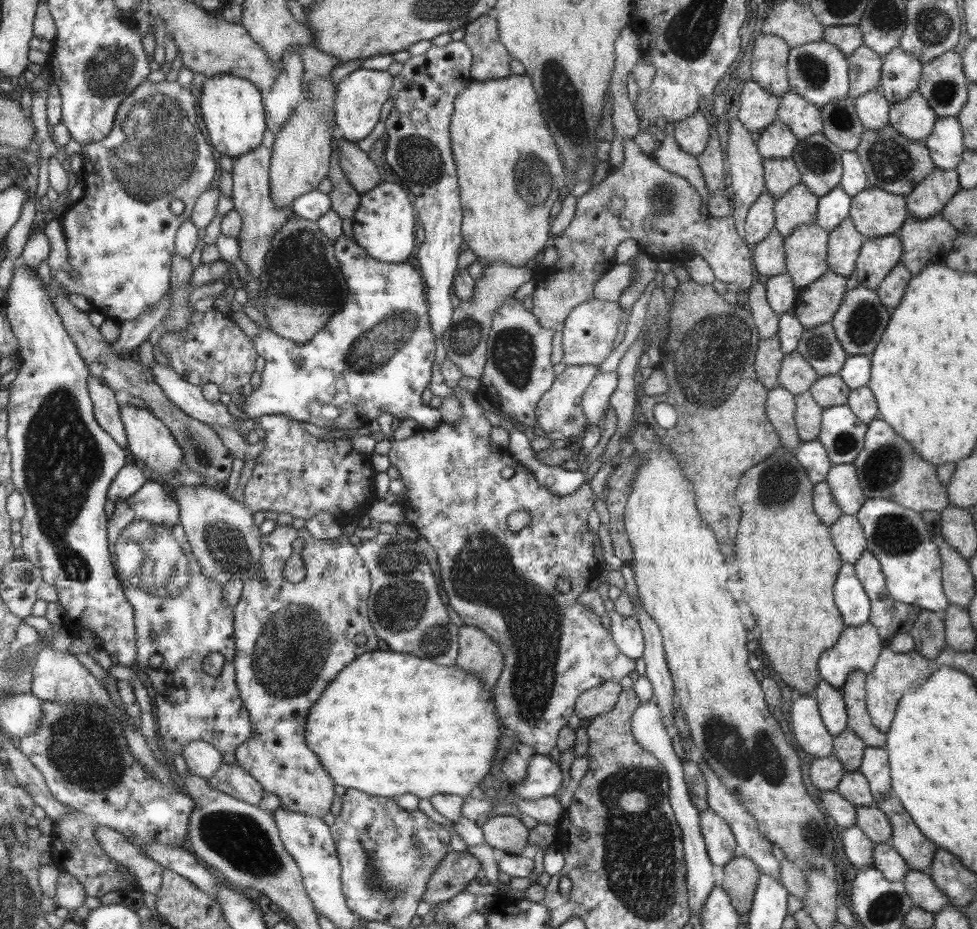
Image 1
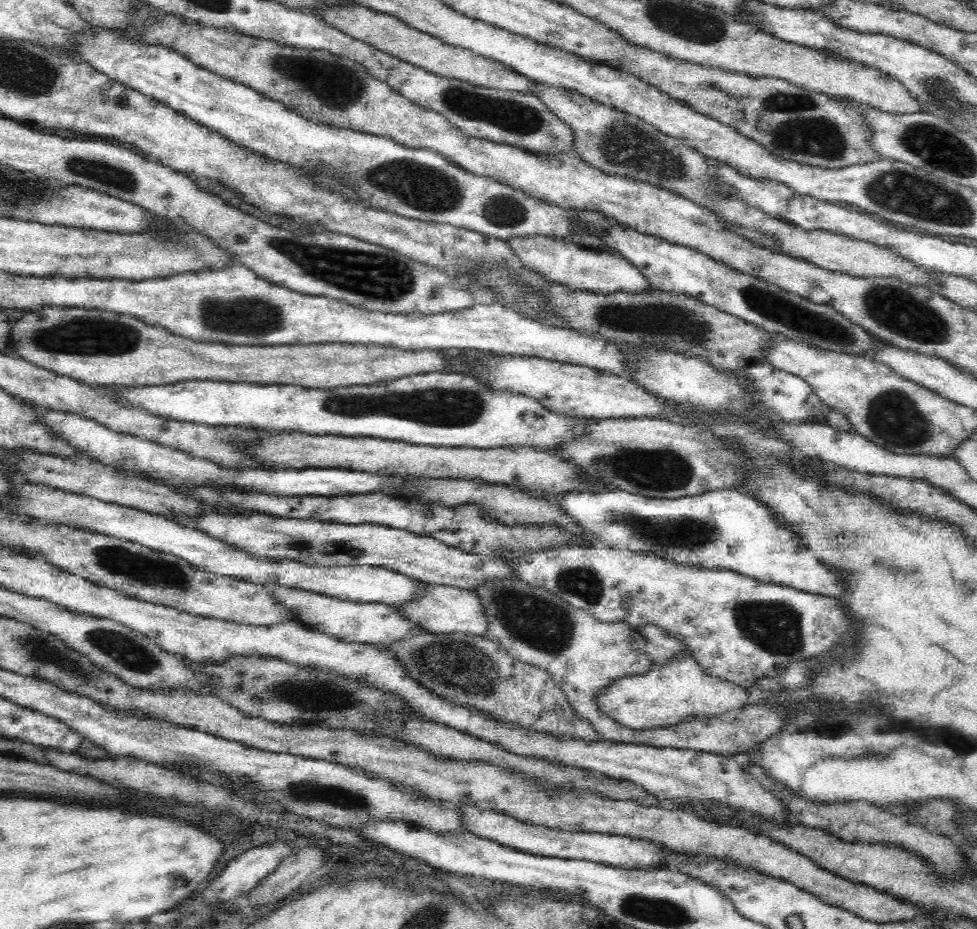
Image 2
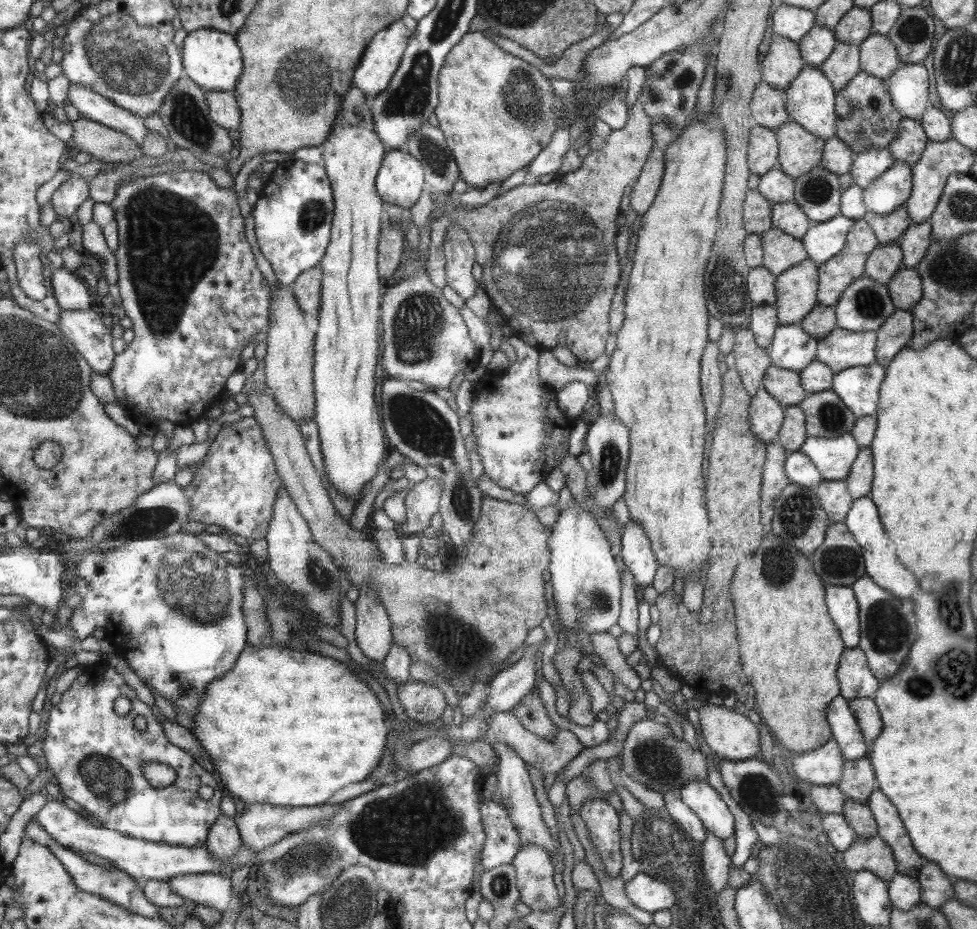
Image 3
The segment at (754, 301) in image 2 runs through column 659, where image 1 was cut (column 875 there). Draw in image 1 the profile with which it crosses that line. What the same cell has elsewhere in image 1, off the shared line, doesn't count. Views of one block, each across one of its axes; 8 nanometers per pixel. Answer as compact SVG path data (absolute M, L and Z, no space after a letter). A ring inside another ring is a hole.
M897 234L867 239L856 264L859 284L876 290L900 264L903 252L904 244Z

